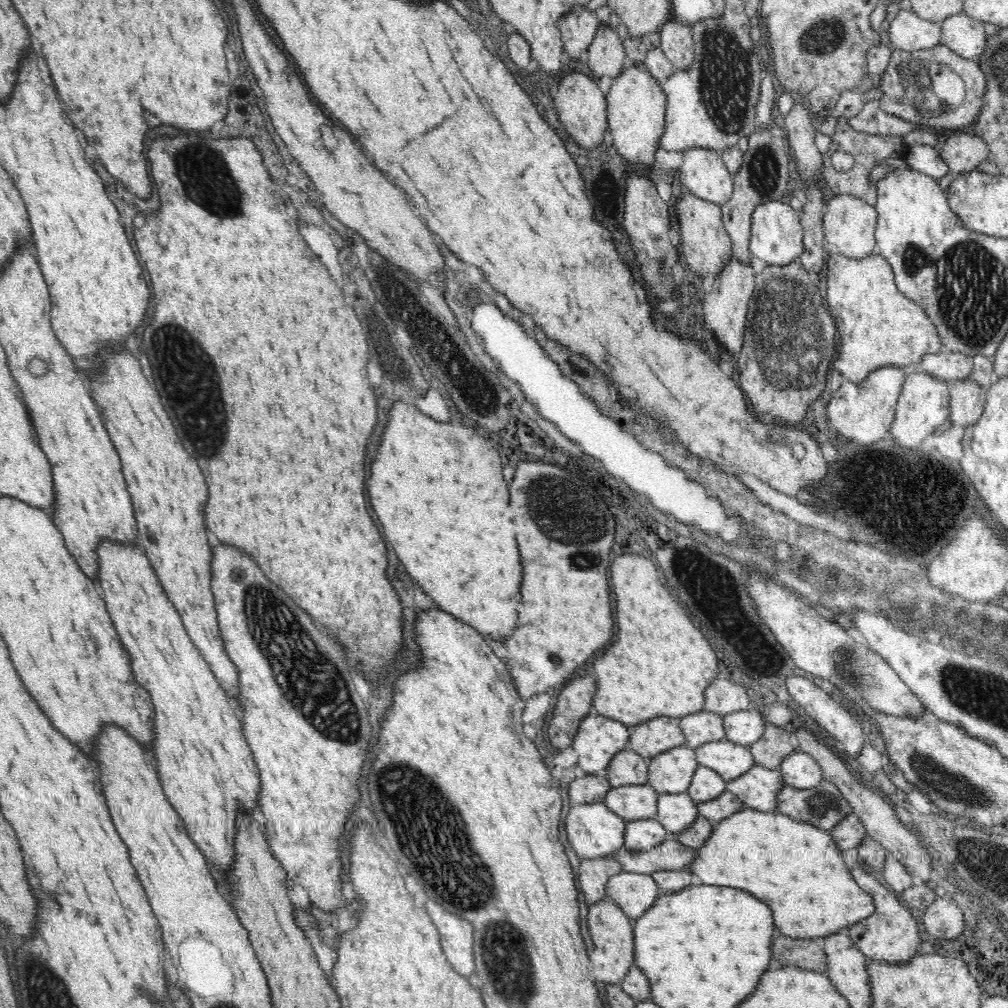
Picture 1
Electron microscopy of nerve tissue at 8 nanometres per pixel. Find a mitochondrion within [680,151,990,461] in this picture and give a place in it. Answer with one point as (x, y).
(790, 341)

